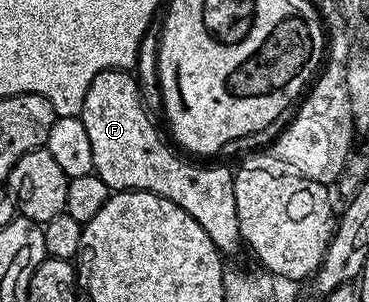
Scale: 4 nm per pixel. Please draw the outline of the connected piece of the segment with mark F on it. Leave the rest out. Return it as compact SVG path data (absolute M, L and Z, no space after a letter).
M106 69L88 87L88 95L84 99L81 119L88 130L88 140L92 142L92 163L94 172L111 191L129 191L139 189L145 193L155 193L188 211L204 231L208 231L208 239L217 247L219 253L229 255L238 248L243 248L242 232L238 226L236 215L236 191L234 190L234 173L222 165L189 165L181 161L164 142L158 141L158 133L142 106L142 97L138 94L138 85L130 78L129 72L120 69Z

